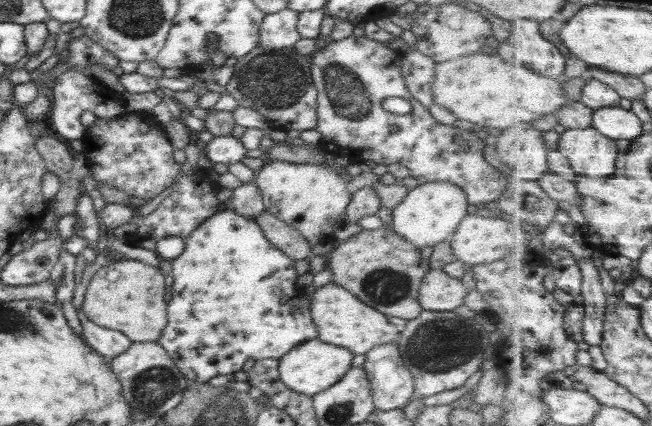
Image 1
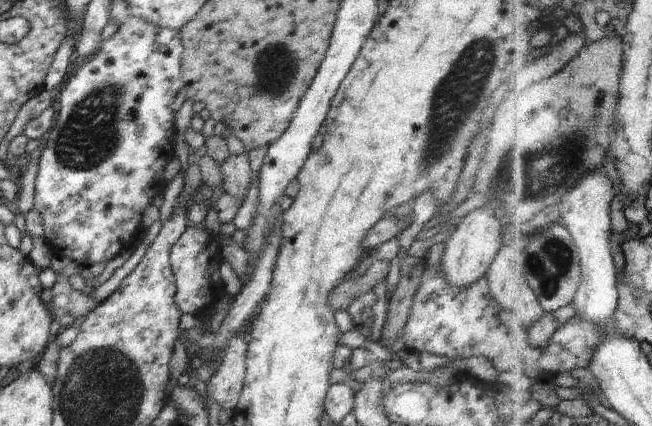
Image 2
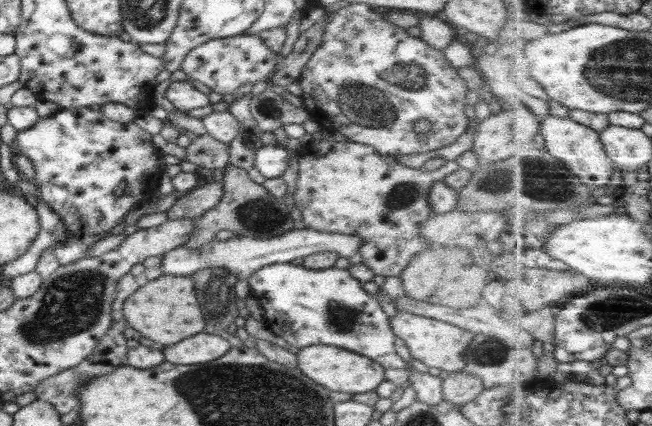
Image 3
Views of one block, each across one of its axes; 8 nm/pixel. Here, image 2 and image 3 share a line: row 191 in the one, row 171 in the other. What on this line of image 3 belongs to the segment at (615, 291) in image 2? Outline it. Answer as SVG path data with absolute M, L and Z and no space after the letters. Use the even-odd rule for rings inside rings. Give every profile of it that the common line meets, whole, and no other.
M545 115L541 128L541 142L550 153L561 158L568 169L572 169L578 177L582 177L584 184L588 183L593 188L610 184L616 172L616 164L606 152L605 144L601 139L601 131L594 130L594 127L586 126L571 116L559 118Z

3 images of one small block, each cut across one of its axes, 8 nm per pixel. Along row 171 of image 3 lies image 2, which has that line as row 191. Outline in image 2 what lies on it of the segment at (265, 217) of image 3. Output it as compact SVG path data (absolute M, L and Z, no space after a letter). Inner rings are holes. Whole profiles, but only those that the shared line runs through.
M247 151L238 155L229 153L219 168L226 194L240 200L245 198L253 177Z

